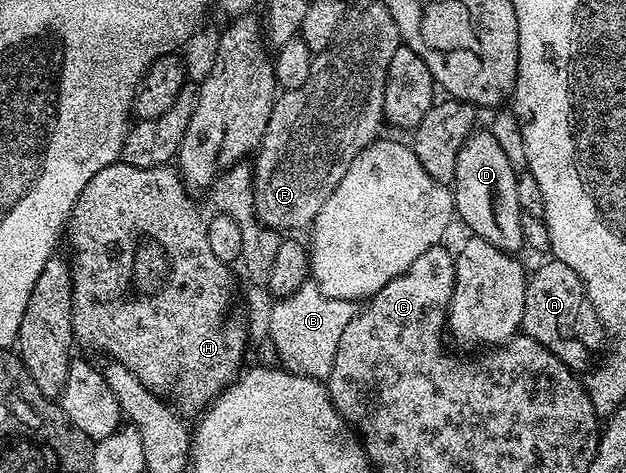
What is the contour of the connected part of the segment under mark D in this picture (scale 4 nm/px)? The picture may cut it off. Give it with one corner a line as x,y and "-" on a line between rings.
476,129
461,144
461,152
457,152
453,193
458,221
463,221
474,237
489,240
489,244
508,252
524,249
524,213
517,204
517,167
486,129

